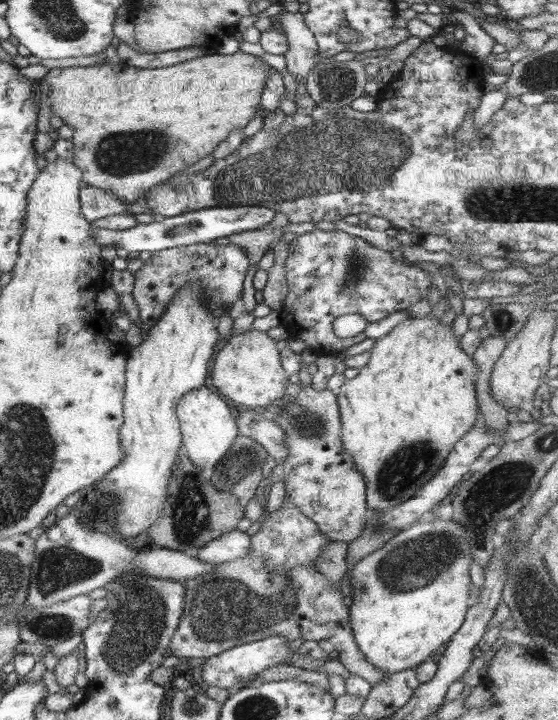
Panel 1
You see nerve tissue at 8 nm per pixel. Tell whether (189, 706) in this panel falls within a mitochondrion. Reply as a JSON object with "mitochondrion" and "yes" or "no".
{"mitochondrion":"yes"}

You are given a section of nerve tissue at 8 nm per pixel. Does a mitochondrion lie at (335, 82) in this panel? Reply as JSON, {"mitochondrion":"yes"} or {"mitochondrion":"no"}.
{"mitochondrion":"yes"}

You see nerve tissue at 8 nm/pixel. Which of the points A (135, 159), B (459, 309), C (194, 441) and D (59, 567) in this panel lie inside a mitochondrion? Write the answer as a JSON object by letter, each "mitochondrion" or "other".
{"A":"mitochondrion","B":"other","C":"other","D":"mitochondrion"}

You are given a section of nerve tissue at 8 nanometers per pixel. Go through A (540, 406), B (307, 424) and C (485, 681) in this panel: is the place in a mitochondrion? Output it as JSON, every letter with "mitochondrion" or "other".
{"A":"other","B":"mitochondrion","C":"other"}

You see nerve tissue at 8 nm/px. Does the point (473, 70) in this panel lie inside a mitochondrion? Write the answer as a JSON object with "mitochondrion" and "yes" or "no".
{"mitochondrion":"no"}

